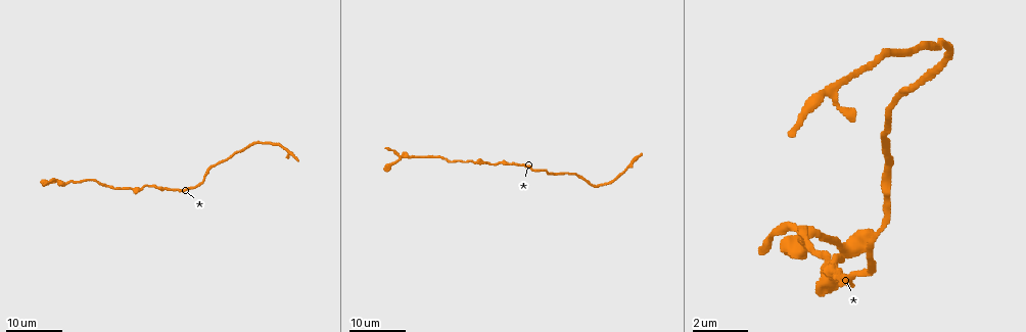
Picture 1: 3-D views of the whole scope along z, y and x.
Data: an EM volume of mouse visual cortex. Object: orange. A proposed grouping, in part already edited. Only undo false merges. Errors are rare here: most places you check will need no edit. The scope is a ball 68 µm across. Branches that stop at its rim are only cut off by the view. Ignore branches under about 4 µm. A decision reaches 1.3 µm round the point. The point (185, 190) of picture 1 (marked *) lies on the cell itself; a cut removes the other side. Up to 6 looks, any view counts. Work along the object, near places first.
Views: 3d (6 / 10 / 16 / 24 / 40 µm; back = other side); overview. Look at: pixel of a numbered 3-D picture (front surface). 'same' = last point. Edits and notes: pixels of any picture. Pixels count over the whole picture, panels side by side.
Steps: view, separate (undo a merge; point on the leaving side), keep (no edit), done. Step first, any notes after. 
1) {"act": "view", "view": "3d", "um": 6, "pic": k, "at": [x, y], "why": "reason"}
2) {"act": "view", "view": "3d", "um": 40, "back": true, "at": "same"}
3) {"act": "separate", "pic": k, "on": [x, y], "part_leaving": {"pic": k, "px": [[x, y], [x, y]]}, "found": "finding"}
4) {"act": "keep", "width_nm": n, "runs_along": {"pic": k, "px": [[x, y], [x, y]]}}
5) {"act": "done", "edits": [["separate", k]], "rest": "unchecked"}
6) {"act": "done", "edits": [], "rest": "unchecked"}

{"act": "view", "view": "3d", "um": 24, "pic": 1, "at": [128, 188], "why": "calibre changes"}

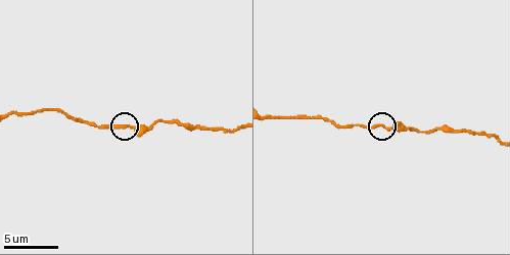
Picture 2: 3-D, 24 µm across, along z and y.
{"act": "view", "view": "3d", "um": 10, "pic": 2, "at": [386, 128]}

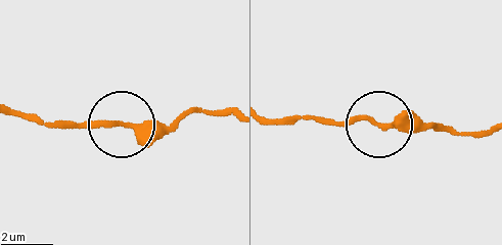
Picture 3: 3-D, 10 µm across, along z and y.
{"act": "keep", "width_nm": 230, "found": "all the same cell"}

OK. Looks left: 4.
{"act": "view", "view": "3d", "um": 16, "pic": 1, "at": [215, 162], "why": "thick turns thin"}

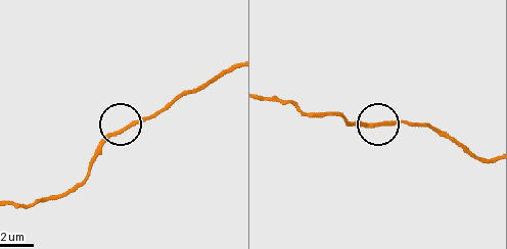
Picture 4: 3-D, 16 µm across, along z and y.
{"act": "view", "view": "3d", "um": 10, "pic": 4, "at": [385, 124], "why": "closer look"}

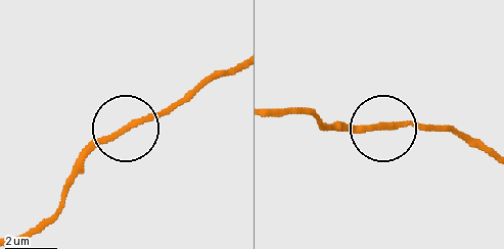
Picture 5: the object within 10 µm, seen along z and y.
{"act": "keep", "runs_along": {"pic": 5, "px": [[18, 240], [51, 213], [72, 175], [97, 148], [188, 91]]}, "found": "all the same cell"}

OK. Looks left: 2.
{"act": "view", "view": "3d", "um": 16, "pic": 2, "at": [11, 115], "why": "calibre changes"}

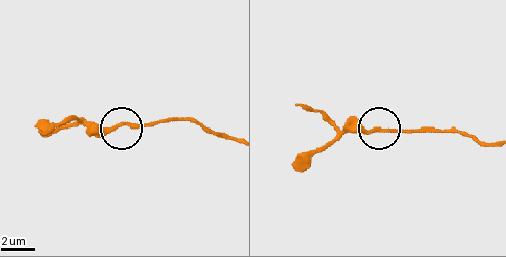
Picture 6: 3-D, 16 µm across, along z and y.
{"act": "view", "view": "3d", "um": 6, "pic": 6, "at": [118, 125]}

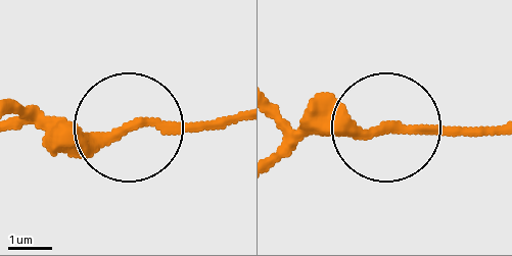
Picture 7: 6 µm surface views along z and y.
{"act": "keep", "width_nm": 210, "found": "one cell here"}

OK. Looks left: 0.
{"act": "done", "edits": [], "rest": "unchecked"}

